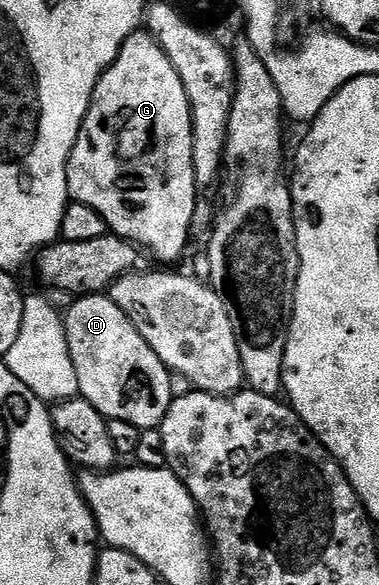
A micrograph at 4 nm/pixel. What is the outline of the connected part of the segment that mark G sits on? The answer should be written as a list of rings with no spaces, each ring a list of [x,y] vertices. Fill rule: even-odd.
[[[132,32],[115,61],[97,82],[67,163],[67,190],[74,203],[97,210],[114,235],[130,240],[152,257],[155,255],[157,259],[164,260],[167,263],[164,265],[174,265],[171,264],[174,260],[182,258],[187,239],[193,236],[191,223],[197,203],[191,103],[185,94],[185,86],[181,86],[177,70],[173,70],[173,62],[169,62],[165,50],[161,50],[150,32]]]

